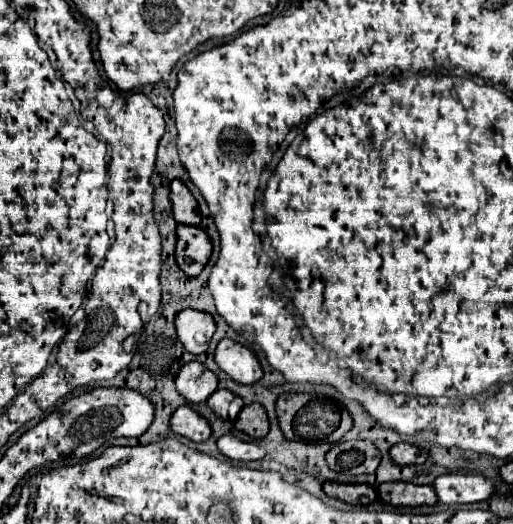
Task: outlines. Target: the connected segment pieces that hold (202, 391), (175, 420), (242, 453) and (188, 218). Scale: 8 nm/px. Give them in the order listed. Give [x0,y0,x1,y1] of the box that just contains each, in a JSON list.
[[175,362,217,402],[171,406,211,442],[217,436,267,460],[171,180,201,226]]

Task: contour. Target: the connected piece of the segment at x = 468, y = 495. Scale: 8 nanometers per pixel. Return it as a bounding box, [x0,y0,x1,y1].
[433,474,495,504]

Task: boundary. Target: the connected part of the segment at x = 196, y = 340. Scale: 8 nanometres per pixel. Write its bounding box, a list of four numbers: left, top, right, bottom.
[175,310,215,354]

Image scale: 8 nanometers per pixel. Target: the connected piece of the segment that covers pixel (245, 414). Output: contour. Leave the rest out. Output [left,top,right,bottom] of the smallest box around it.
[235,404,269,438]

